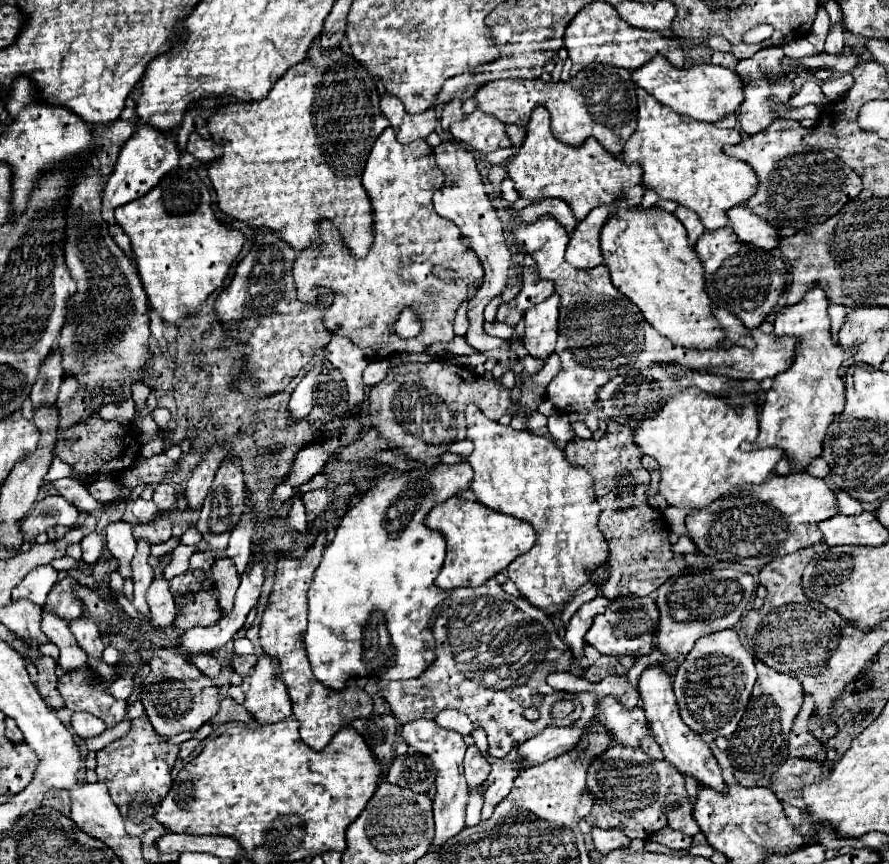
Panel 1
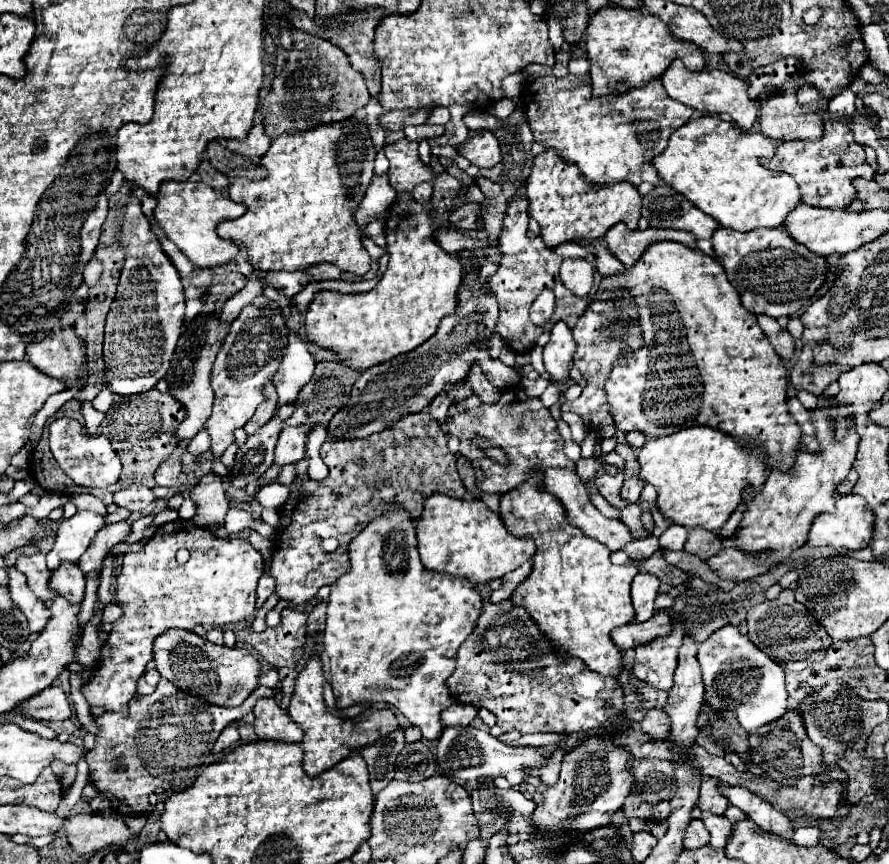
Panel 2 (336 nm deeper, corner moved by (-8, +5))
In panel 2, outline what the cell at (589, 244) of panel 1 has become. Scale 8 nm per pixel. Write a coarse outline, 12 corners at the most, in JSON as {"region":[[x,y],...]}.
{"region":[[623,222],[603,238],[607,248],[629,268],[643,250],[659,240],[695,248],[685,230],[629,230]]}

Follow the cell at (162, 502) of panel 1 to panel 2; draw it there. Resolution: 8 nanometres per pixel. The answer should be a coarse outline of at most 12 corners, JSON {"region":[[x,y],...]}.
{"region":[[175,452],[157,468],[159,486],[171,488],[181,474],[181,456]]}

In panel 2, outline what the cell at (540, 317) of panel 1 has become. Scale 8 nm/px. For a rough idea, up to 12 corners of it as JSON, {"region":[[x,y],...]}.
{"region":[[555,322],[543,348],[545,370],[553,380],[569,380],[577,352],[571,328]]}

